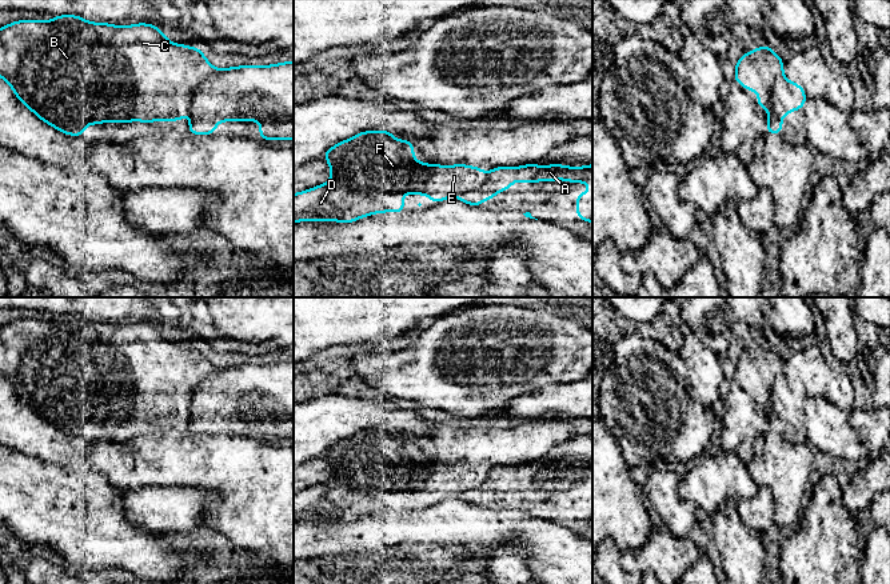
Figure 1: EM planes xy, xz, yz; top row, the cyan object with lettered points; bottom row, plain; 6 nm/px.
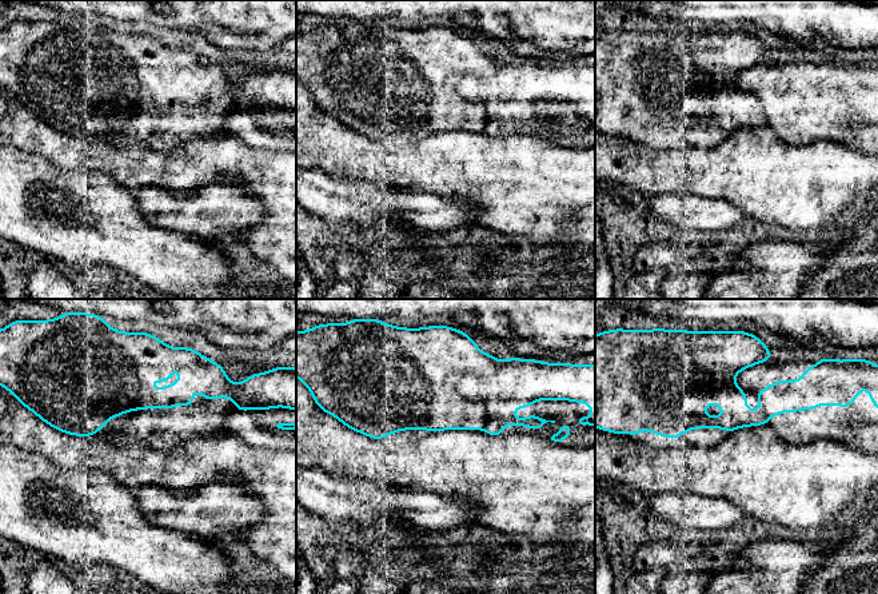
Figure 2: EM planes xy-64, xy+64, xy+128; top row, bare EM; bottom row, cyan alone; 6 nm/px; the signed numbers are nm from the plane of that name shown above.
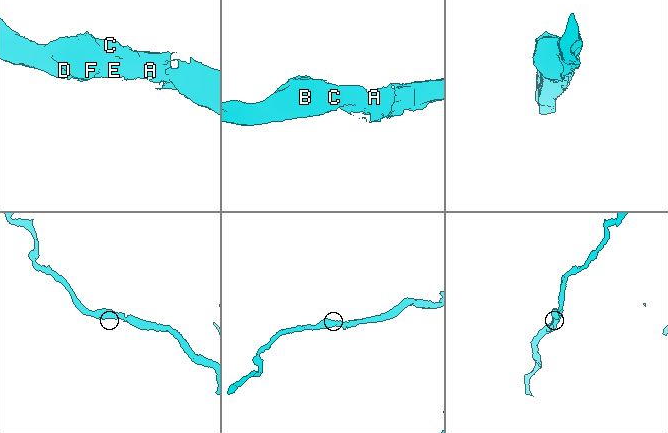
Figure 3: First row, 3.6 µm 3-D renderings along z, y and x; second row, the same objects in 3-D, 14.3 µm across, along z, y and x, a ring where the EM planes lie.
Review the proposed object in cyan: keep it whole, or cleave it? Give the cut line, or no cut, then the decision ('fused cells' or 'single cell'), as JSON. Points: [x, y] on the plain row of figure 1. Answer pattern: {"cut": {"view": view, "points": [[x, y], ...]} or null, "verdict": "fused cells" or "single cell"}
{"cut": {"view": "xy", "points": [[216, 368], [195, 388], [188, 410]]}, "verdict": "fused cells"}

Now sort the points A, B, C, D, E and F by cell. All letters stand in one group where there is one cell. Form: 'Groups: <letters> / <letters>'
Groups: A / B C D E F

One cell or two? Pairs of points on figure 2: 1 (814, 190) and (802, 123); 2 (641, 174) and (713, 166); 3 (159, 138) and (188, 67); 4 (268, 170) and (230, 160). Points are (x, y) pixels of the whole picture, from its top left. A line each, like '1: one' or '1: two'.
1: two
2: one
3: one
4: one

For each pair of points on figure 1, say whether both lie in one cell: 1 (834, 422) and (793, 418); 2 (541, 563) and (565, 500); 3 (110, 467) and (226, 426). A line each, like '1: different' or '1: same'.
1: different
2: different
3: different

